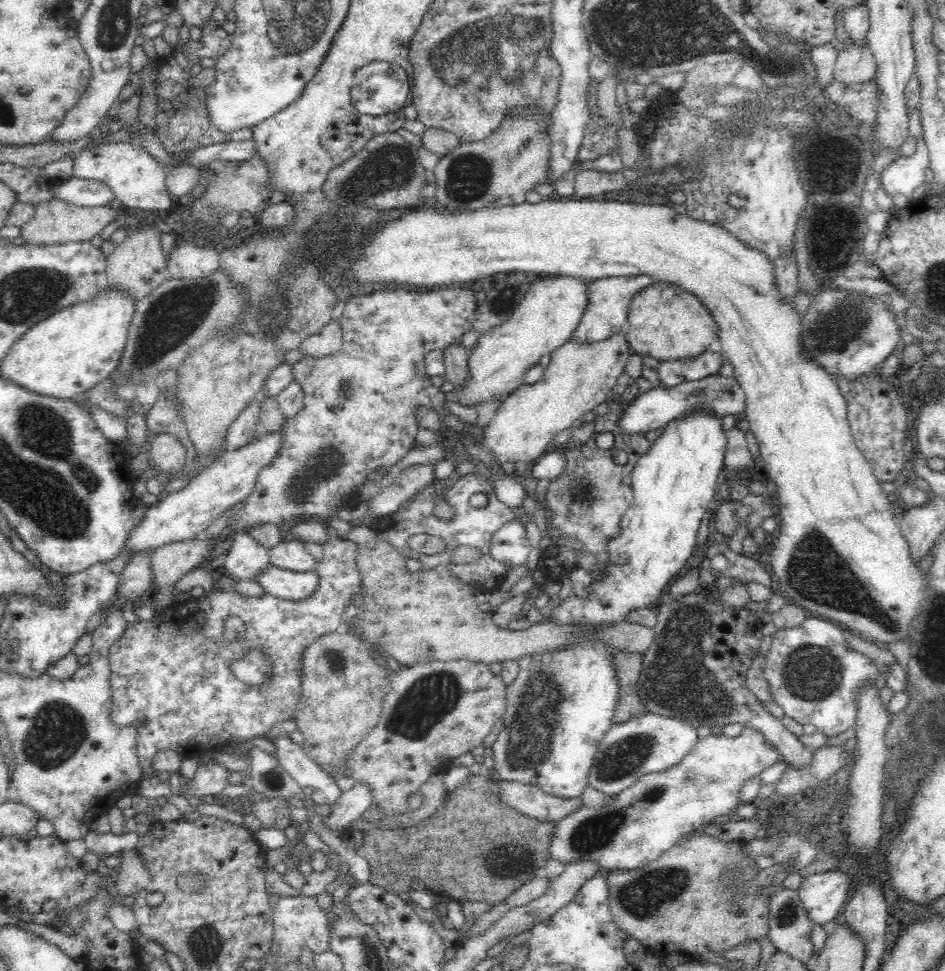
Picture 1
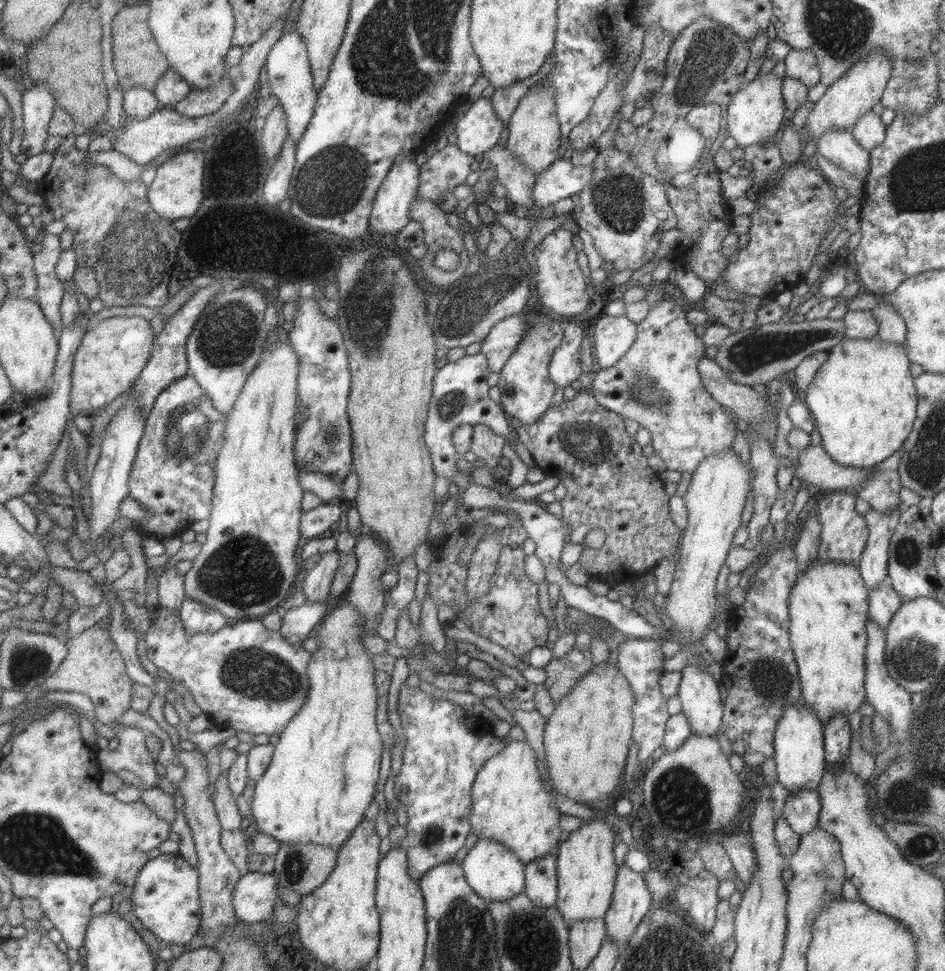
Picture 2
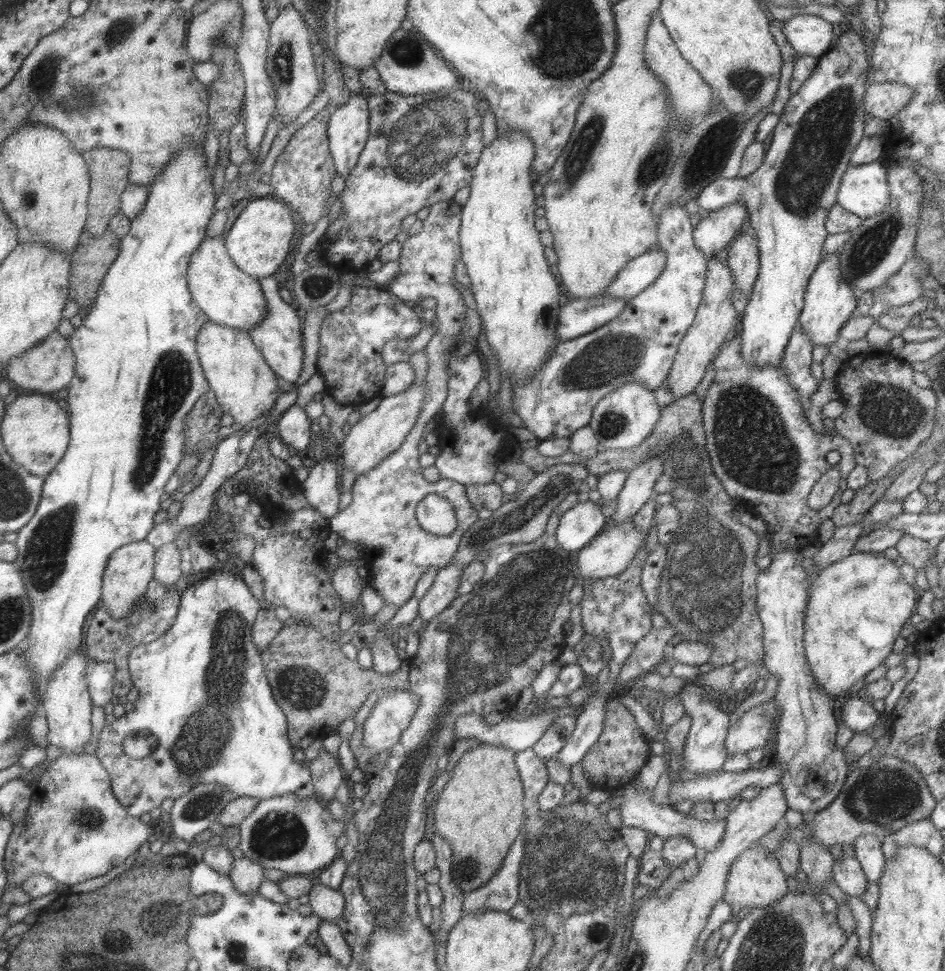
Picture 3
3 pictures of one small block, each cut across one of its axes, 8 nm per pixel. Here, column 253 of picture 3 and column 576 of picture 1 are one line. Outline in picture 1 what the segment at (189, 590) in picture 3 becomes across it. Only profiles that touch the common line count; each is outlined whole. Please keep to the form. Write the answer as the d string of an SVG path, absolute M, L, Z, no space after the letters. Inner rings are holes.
M698 407L685 415L670 420L665 424L662 433L649 446L635 464L631 472L633 501L626 514L622 516L620 534L607 546L611 566L608 572L601 572L594 576L593 594L586 600L579 600L572 596L566 601L557 602L547 611L527 608L523 616L532 623L554 622L555 624L587 624L591 628L598 628L602 624L624 622L624 617L631 610L647 607L658 603L656 598L668 586L668 580L680 575L680 570L692 556L695 537L702 517L710 510L717 485L725 474L725 450L727 445L726 429L722 425L722 417L716 412ZM581 643L562 651L530 654L519 658L518 678L507 687L505 727L488 753L495 760L500 780L528 783L558 798L576 798L588 786L591 763L602 737L613 724L618 702L618 683L611 665L611 652L602 643Z

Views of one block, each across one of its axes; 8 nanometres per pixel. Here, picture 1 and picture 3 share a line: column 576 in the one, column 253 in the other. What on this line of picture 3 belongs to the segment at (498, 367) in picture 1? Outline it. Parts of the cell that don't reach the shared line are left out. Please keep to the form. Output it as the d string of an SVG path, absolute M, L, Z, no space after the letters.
M223 235L204 237L191 253L186 270L186 283L191 298L212 323L247 332L260 323L266 313L258 279L245 274L233 264L224 245Z

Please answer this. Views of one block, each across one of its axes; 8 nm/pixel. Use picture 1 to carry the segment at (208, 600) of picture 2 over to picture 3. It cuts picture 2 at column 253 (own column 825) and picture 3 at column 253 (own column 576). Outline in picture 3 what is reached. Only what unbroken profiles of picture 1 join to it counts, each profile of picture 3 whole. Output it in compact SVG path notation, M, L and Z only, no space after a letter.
M274 196L250 198L224 238L226 251L233 264L256 279L272 275L289 252L289 242L295 230L292 212L283 201Z

